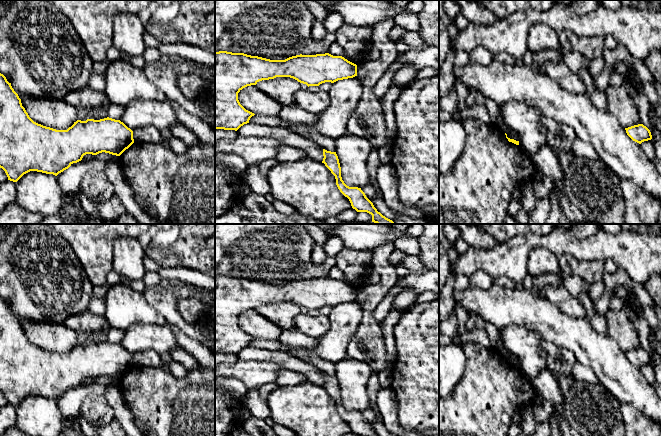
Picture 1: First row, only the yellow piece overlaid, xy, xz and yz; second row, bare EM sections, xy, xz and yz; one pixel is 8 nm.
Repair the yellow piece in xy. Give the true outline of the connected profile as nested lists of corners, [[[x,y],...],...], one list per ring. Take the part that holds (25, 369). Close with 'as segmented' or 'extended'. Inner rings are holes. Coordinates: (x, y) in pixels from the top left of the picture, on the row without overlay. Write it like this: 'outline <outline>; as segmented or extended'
outline [[[0,297],[0,392],[5,395],[8,404],[17,406],[30,395],[57,400],[73,387],[81,385],[86,378],[97,379],[105,376],[120,380],[133,367],[133,355],[120,344],[109,341],[100,344],[77,344],[67,354],[56,354],[34,346],[22,330],[21,323],[12,312],[11,307]]]; as segmented

